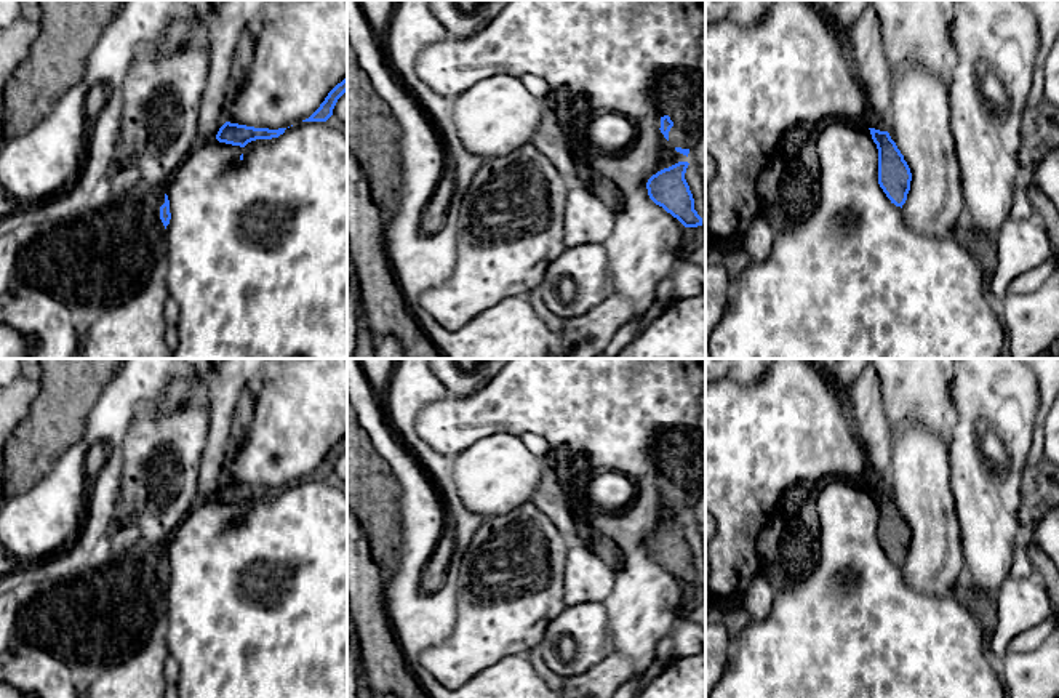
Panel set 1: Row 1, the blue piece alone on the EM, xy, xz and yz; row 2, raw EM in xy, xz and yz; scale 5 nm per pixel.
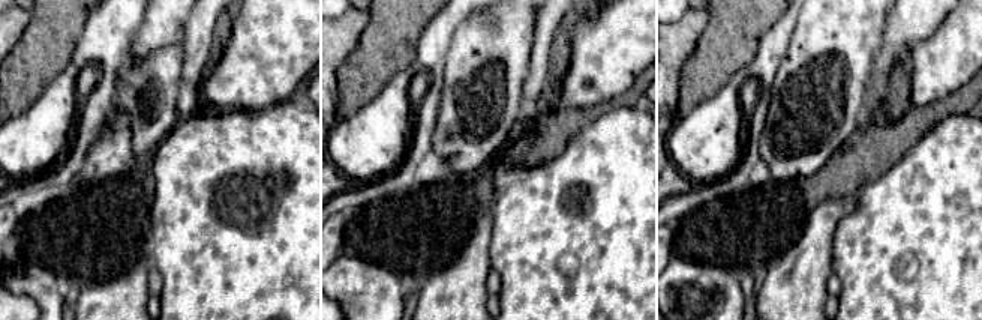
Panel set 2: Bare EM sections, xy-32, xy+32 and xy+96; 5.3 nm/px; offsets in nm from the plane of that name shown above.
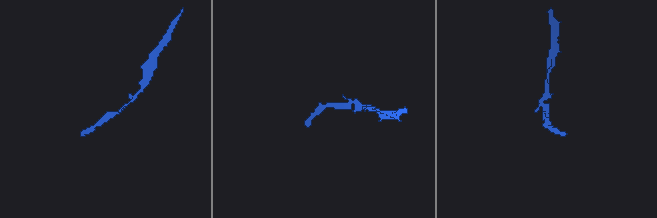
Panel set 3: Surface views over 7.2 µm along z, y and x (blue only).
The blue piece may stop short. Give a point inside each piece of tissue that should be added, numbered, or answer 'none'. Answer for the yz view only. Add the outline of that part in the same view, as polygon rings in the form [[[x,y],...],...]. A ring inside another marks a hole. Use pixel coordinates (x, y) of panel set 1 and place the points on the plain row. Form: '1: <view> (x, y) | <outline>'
none

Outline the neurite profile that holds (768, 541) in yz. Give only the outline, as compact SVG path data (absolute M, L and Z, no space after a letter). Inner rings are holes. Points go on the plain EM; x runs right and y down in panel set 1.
M777 514L757 538L757 551L763 565L777 560L781 538L785 532L785 520Z

